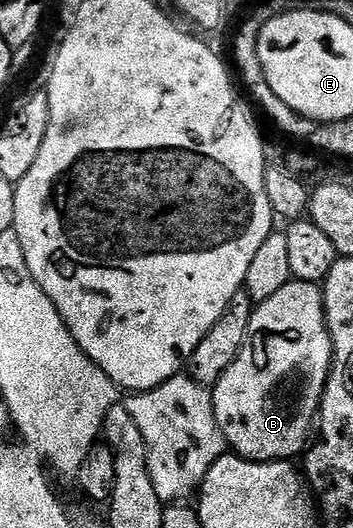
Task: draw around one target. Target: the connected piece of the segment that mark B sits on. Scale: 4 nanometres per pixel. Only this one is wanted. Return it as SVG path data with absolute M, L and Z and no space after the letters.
M291 280L277 295L254 306L241 355L213 387L215 414L223 440L248 461L286 461L308 448L333 363L333 343L323 310L323 290L313 281Z

